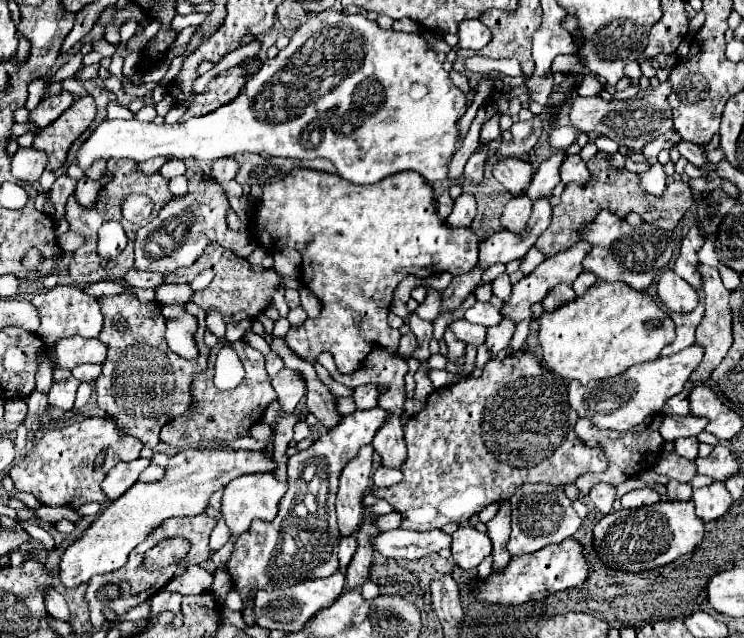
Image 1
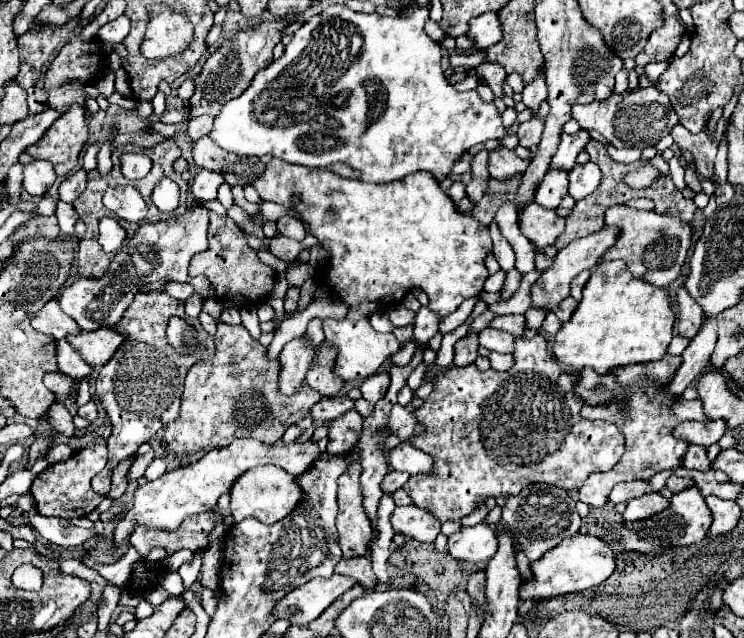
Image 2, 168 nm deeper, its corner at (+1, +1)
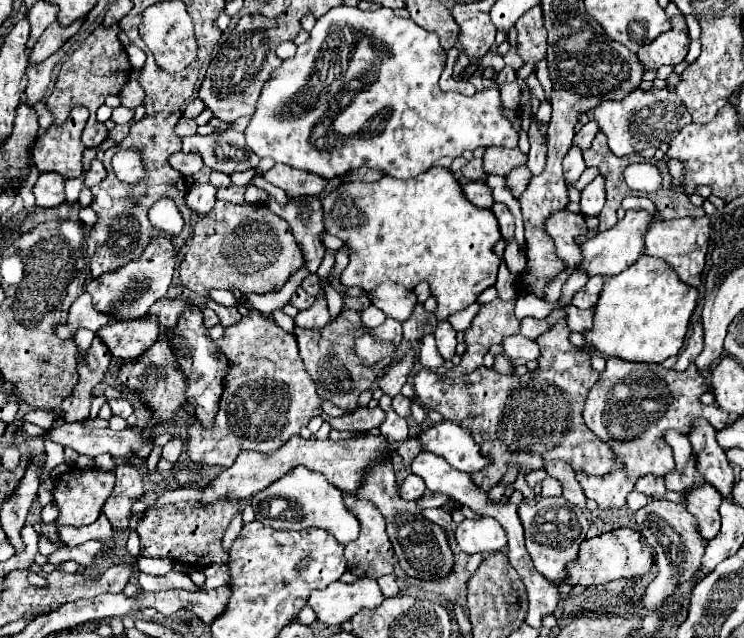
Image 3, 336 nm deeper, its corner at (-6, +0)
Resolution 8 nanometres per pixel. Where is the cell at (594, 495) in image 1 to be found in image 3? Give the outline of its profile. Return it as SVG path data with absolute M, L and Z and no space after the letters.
M645 475L645 477L641 477L637 481L637 485L635 485L635 491L645 493L647 497L665 497L665 493L667 493L663 477L657 477L657 475Z

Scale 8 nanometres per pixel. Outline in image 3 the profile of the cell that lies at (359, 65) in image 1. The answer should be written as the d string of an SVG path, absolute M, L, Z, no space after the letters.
M339 5L317 19L309 39L297 47L297 55L285 59L265 83L245 129L247 145L257 157L271 157L277 163L325 179L341 177L361 165L395 179L411 179L425 173L441 157L461 157L465 149L481 145L517 147L517 131L503 115L497 83L473 97L443 93L439 89L439 75L445 59L447 53L441 49L435 33L427 33L411 19L397 17L393 9L361 11Z

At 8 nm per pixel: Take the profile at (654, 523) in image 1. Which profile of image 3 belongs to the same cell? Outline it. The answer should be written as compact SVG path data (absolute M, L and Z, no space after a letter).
M703 483L699 487L693 487L687 495L687 511L697 519L699 533L705 541L713 539L719 533L719 505L721 505L721 495L713 485Z

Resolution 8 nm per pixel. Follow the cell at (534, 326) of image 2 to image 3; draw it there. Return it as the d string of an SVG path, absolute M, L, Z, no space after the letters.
M573 271L573 273L571 273L571 277L567 279L567 283L563 285L561 299L559 299L559 307L569 305L569 303L571 303L571 299L573 299L573 295L575 295L581 287L585 287L585 283L587 283L587 275L585 275L583 271Z

